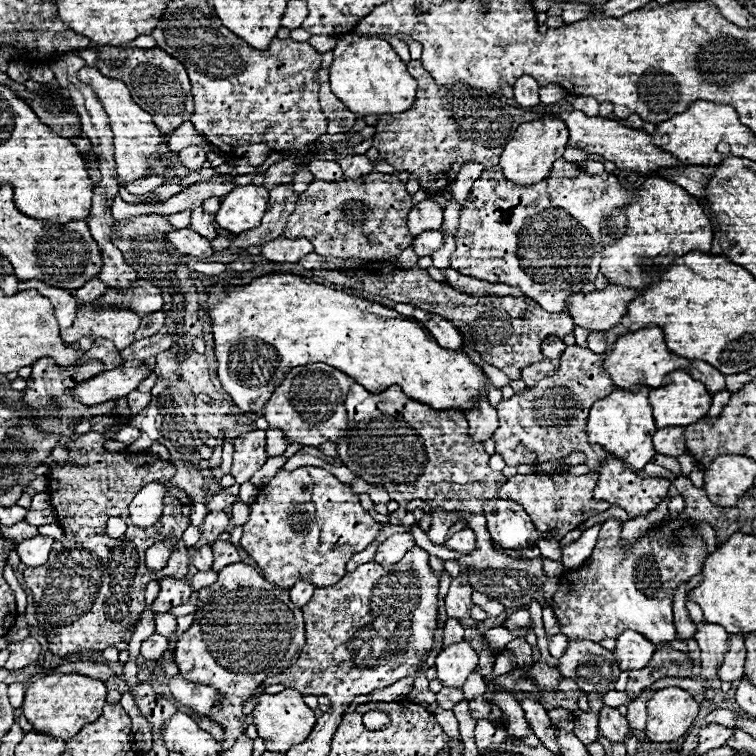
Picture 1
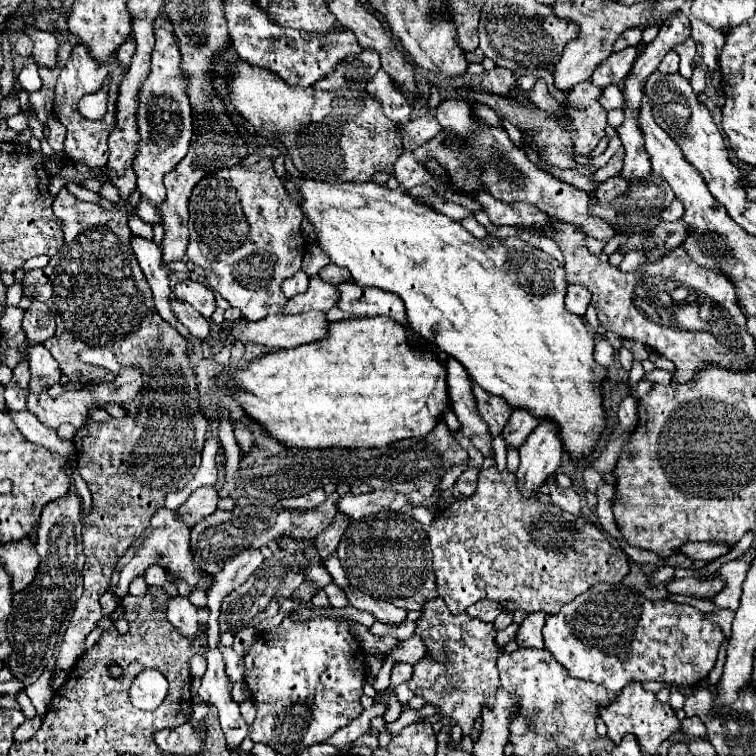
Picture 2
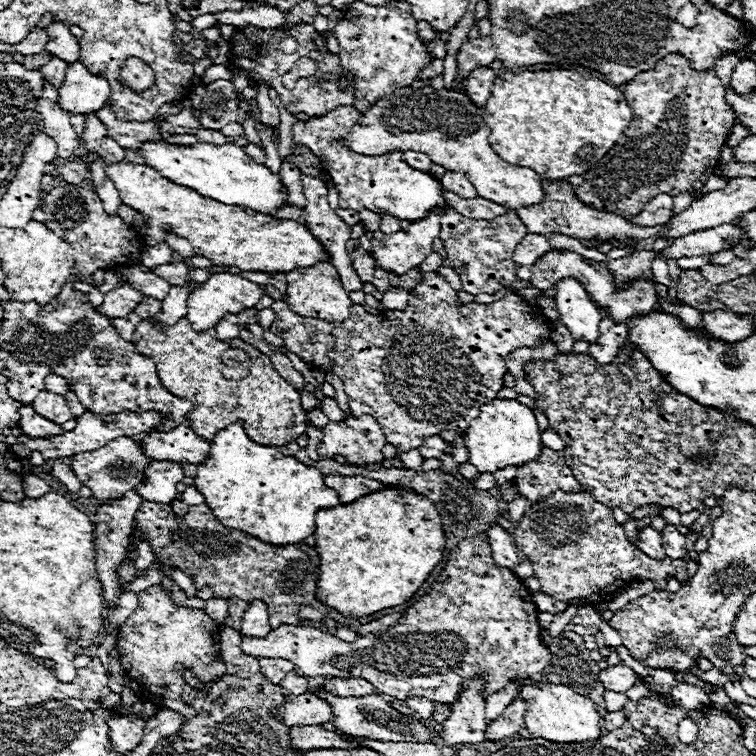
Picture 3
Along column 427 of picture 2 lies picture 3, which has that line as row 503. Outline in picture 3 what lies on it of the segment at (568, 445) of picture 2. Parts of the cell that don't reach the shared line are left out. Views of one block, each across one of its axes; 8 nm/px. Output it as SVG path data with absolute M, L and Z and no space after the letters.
M242 422L220 430L212 442L212 454L198 464L194 488L204 496L206 506L232 530L242 530L272 542L274 546L298 544L314 534L314 514L320 508L334 508L340 498L322 482L318 468L304 466L292 456L284 456L274 446L262 446L248 438Z

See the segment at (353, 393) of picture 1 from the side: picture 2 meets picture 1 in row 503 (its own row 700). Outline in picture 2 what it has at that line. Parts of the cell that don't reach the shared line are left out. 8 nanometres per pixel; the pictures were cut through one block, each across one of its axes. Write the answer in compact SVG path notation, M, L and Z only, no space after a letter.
M440 598L424 604L420 612L414 634L422 638L426 656L412 666L412 678L396 686L394 694L402 708L408 706L412 696L422 696L428 704L436 706L440 718L458 724L462 728L462 738L466 738L474 730L474 720L480 716L488 692L496 692L496 686L500 686L496 660L502 654L502 648L496 644L494 624L478 618L458 622Z

